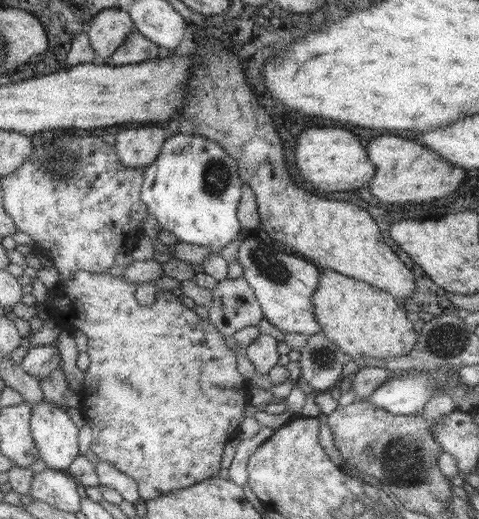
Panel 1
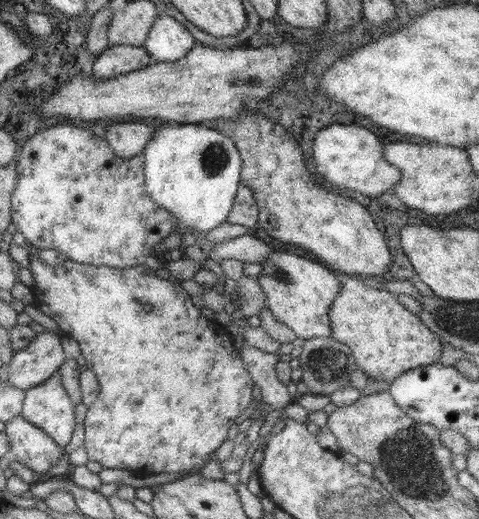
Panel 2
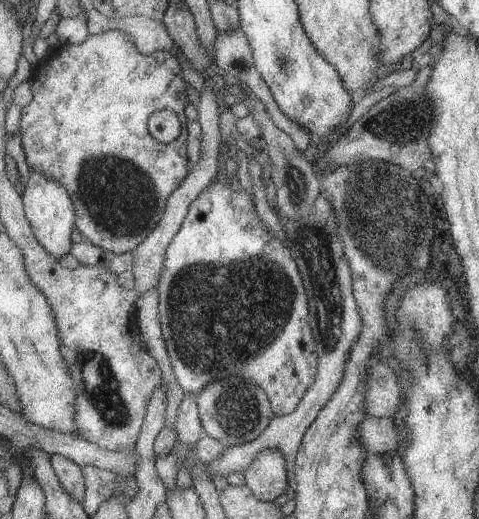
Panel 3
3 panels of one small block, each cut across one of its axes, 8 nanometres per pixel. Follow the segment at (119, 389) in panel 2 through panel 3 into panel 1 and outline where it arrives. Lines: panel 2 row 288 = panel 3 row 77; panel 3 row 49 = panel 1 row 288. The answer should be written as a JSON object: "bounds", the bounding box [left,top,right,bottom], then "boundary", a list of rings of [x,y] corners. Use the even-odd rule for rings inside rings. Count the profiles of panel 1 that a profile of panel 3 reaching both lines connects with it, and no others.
{"bounds":[45,270,247,501],"boundary":[[[77,270],[73,274],[73,278],[67,278],[67,280],[58,278],[56,287],[52,289],[51,302],[45,303],[45,308],[47,316],[54,320],[61,331],[73,334],[76,330],[81,330],[87,337],[86,353],[89,358],[89,365],[84,371],[84,384],[79,391],[81,398],[79,410],[91,429],[91,452],[99,460],[111,464],[119,472],[132,478],[136,482],[138,495],[146,501],[157,498],[157,496],[163,496],[167,492],[171,492],[171,490],[187,488],[192,484],[197,484],[200,480],[217,477],[217,473],[220,470],[219,464],[221,464],[223,446],[231,438],[235,437],[238,430],[237,426],[242,421],[241,414],[243,414],[243,410],[247,405],[247,398],[245,390],[242,390],[243,386],[245,386],[245,379],[235,367],[237,349],[231,349],[226,346],[223,334],[207,319],[200,318],[193,311],[193,308],[184,307],[179,297],[173,295],[171,291],[157,292],[151,306],[146,307],[137,304],[134,297],[136,285],[135,282],[127,282],[127,280],[123,280],[122,276],[115,277],[107,271],[93,273]]]}

